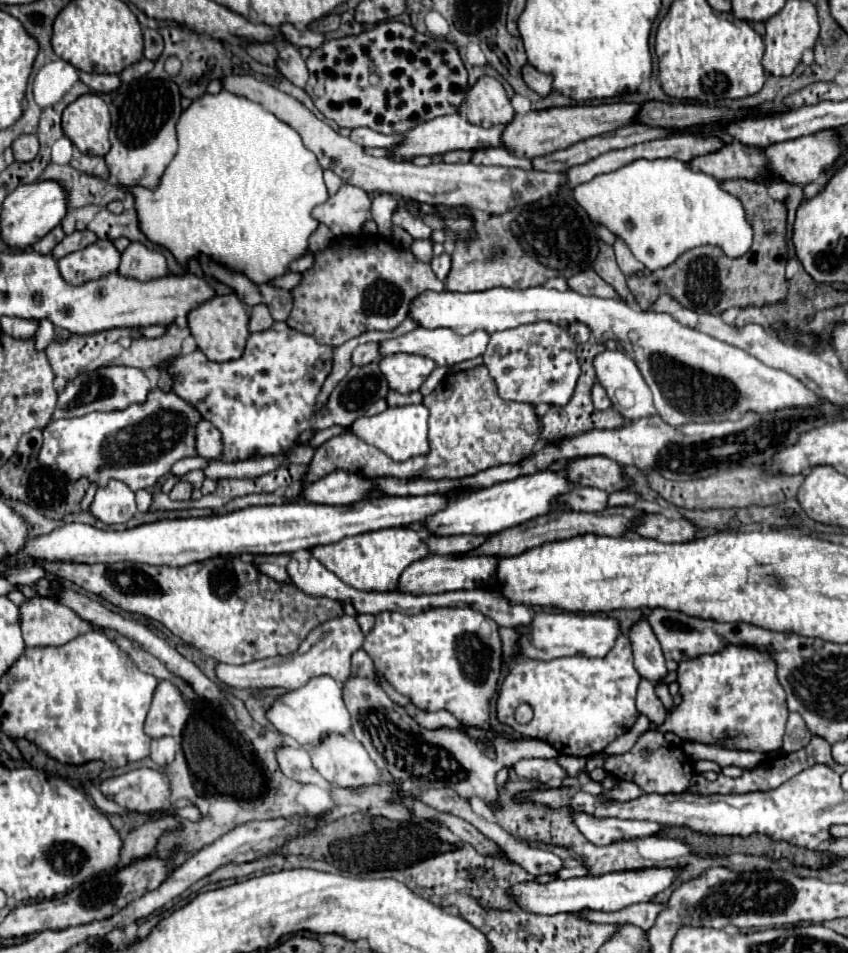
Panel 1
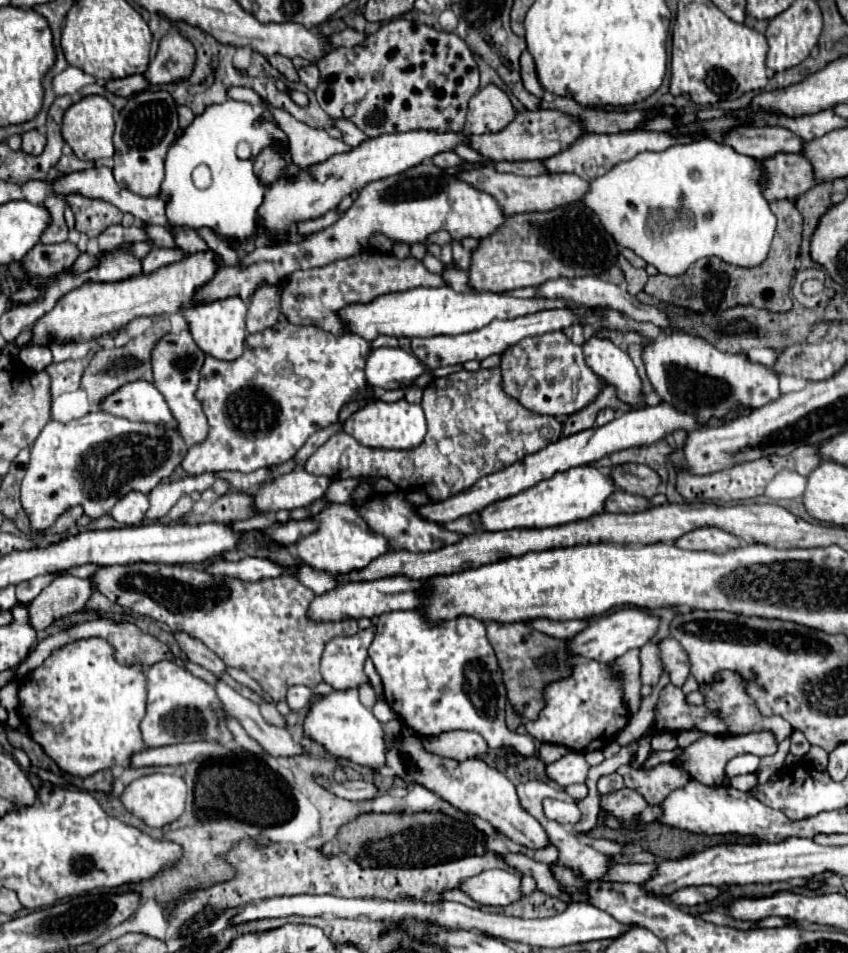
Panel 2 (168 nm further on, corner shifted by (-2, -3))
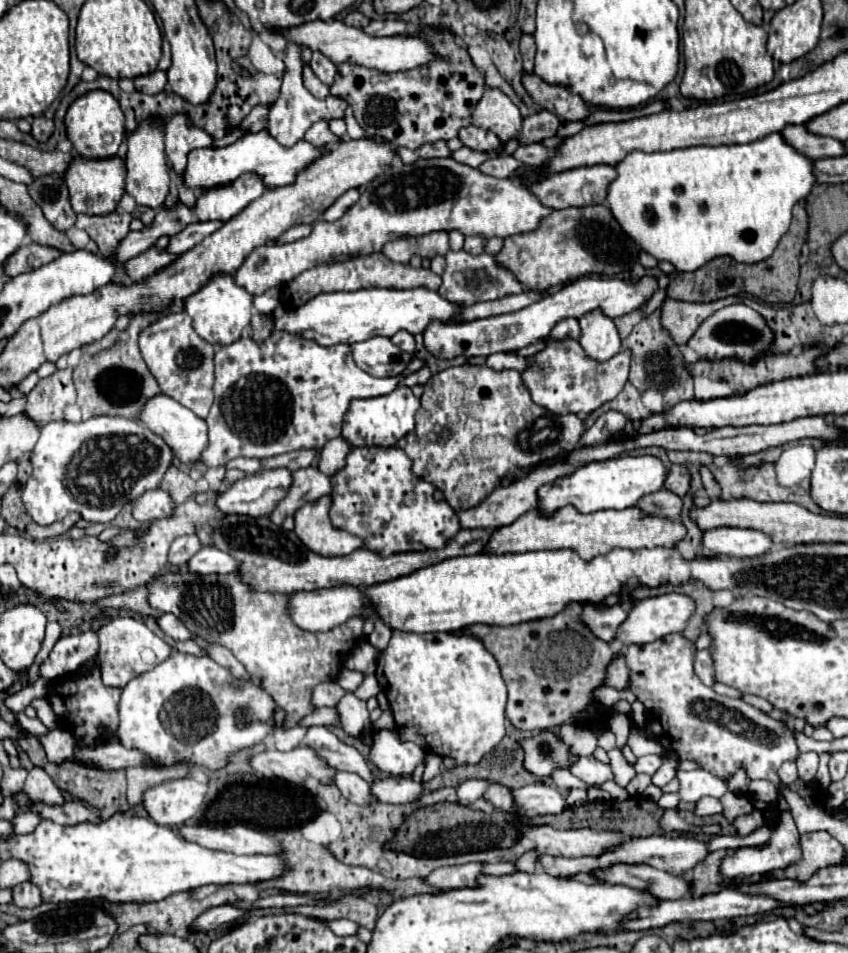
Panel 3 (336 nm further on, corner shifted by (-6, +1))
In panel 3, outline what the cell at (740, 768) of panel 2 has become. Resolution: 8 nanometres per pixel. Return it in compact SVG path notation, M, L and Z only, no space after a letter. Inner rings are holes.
M743 767L735 773L733 781L729 783L729 789L731 789L733 793L747 793L747 773L745 773Z

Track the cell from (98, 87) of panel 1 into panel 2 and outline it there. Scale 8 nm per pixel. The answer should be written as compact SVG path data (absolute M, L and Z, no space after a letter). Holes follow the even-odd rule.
M131 75L131 77L123 77L123 79L113 79L107 83L107 89L121 97L131 97L147 87L149 87L149 81L145 79L145 75Z

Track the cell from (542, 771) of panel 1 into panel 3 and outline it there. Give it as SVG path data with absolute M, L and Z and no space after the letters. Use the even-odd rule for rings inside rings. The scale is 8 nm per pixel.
M579 757L579 761L575 761L569 771L585 783L603 783L613 777L609 765L603 765L593 757Z

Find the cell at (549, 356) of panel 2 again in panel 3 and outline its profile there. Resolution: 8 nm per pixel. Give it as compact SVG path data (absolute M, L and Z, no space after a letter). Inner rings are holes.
M547 339L545 349L533 353L527 357L527 367L521 371L523 385L527 387L531 399L555 413L555 415L589 415L603 403L615 399L623 385L627 383L631 365L631 351L623 349L619 355L615 355L611 361L593 361L585 355L583 347L575 339Z

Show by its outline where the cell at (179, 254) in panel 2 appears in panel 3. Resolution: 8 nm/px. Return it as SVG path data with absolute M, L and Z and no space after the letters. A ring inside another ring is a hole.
M205 221L205 223L191 223L187 225L183 231L179 231L177 235L169 237L169 245L167 245L167 253L171 255L181 255L185 251L189 251L191 247L195 247L197 243L201 243L207 235L211 235L213 231L217 231L223 223L221 221Z

